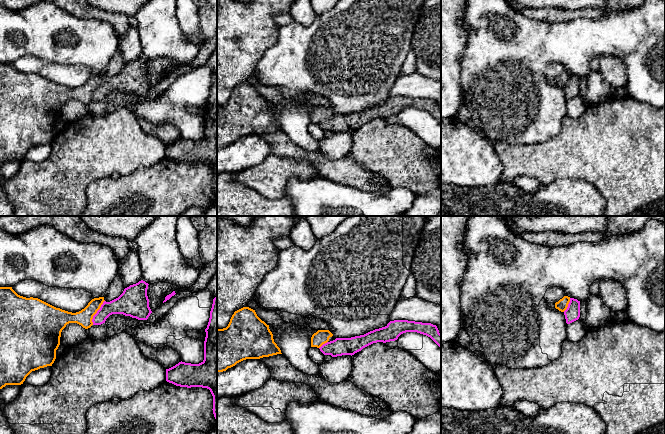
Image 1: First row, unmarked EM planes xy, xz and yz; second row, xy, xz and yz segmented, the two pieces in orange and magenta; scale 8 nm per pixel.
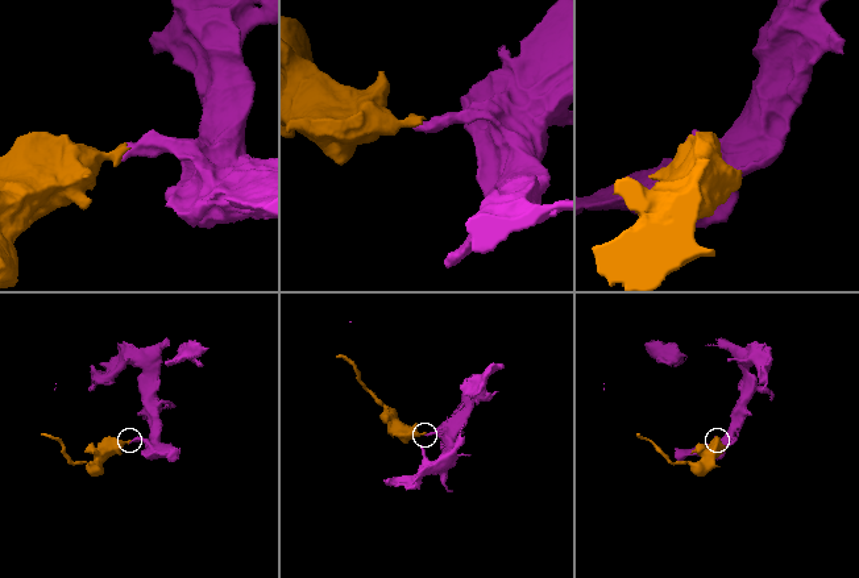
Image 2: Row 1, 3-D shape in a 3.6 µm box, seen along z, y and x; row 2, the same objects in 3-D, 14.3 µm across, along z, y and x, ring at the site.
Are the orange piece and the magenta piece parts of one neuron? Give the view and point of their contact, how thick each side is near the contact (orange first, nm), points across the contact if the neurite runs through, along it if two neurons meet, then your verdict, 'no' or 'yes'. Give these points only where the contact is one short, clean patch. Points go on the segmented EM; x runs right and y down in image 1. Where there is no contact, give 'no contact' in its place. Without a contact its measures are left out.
contact xy (96, 312); calibres 130 and 170 nm; border xy (104, 300), (93, 316), (92, 324); no

